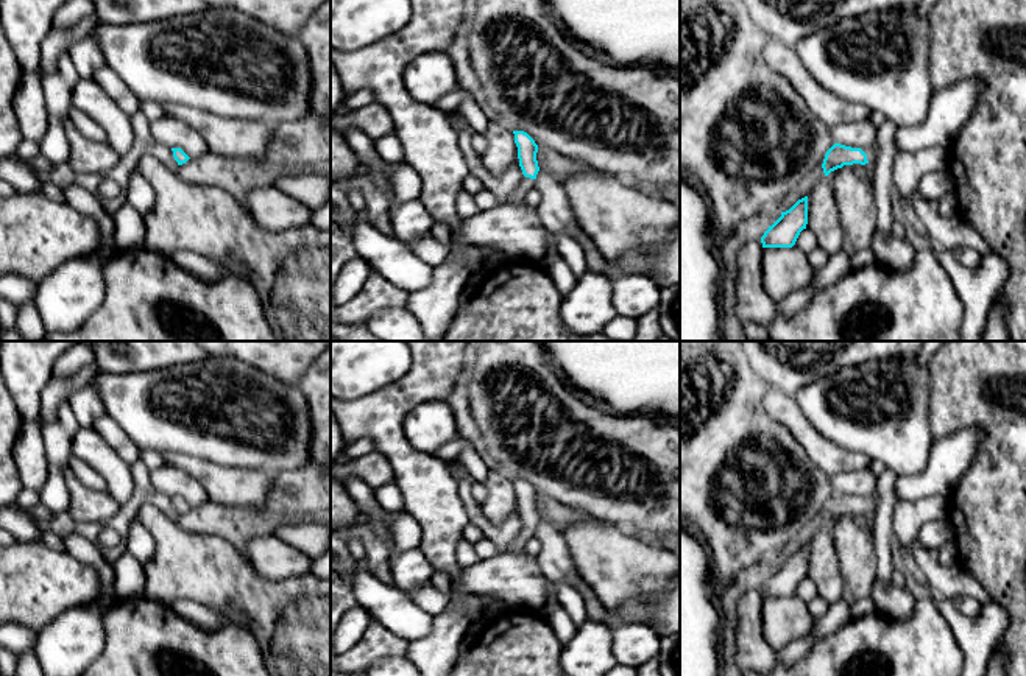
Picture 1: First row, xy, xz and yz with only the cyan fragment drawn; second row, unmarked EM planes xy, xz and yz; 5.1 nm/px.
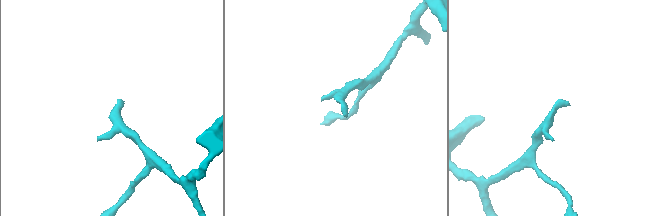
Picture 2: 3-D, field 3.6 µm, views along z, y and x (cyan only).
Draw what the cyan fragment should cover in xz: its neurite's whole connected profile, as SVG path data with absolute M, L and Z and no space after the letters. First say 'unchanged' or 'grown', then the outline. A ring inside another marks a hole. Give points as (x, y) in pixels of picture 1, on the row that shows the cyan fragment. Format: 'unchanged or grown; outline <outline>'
grown; outline M513 131L515 143L518 146L519 167L522 170L522 181L516 187L515 193L510 198L510 204L524 204L525 195L533 188L536 174L540 171L536 153L538 145L535 140L524 131Z

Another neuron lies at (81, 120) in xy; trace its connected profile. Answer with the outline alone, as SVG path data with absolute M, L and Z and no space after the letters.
M70 106L69 118L87 139L100 143L108 142L104 129L78 107Z

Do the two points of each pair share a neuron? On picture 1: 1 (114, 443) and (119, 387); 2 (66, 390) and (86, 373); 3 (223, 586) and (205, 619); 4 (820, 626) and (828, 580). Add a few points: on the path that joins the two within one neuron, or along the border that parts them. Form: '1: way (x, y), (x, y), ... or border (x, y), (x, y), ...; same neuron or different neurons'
1: border (106, 415), (141, 449); different neurons
2: way (70, 385), (81, 377); same neuron
3: border (175, 600), (191, 598), (201, 603), (228, 625); different neurons
4: border (842, 598), (830, 605); different neurons

